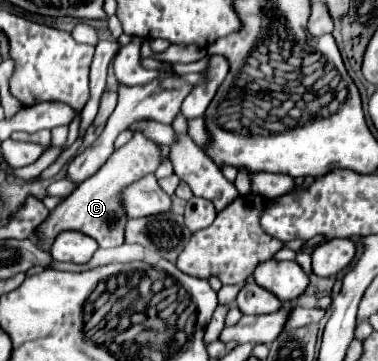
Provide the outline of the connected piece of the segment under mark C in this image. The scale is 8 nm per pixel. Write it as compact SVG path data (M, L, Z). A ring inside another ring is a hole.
M133 134L133 140L127 142L123 148L115 150L105 166L101 166L101 170L97 174L93 174L93 178L85 180L83 184L79 184L79 188L67 196L51 214L49 218L39 226L37 230L37 246L45 252L51 250L53 240L57 238L59 232L65 230L77 230L77 232L85 232L87 236L95 238L97 244L101 248L115 248L123 244L123 234L125 234L125 210L121 206L119 194L125 186L133 184L135 180L143 178L149 172L155 172L157 166L161 162L161 152L159 146L151 140L147 140L143 134Z

